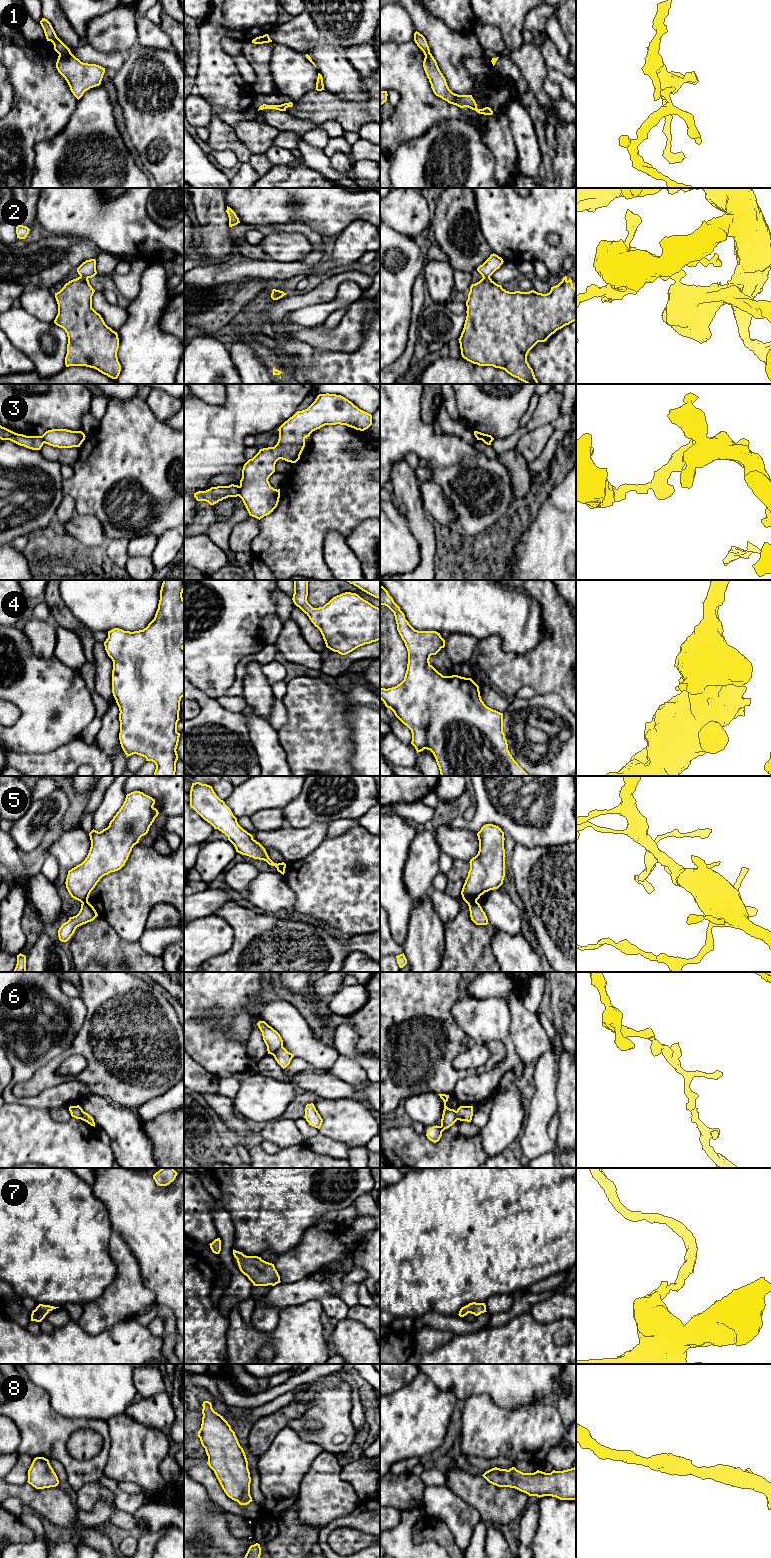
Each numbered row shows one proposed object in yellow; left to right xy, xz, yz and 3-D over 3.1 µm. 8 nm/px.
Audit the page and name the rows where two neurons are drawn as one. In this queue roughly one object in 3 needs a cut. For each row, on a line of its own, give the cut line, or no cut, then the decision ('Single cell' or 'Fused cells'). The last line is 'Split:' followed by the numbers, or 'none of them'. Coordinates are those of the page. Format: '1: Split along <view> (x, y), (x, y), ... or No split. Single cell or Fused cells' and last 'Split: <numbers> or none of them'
1: Split along xy (70, 52), (59, 54). Fused cells
2: Split along xy (80, 276), (87, 278). Fused cells
3: Split along xz (239, 486), (239, 493), (237, 495). Fused cells
4: No split. Single cell
5: Split along yz (476, 900), (468, 904). Fused cells
6: Split along xz (282, 1046), (272, 1054). Fused cells
7: No split. Single cell
8: No split. Single cell
Split: 1, 2, 3, 5, 6

